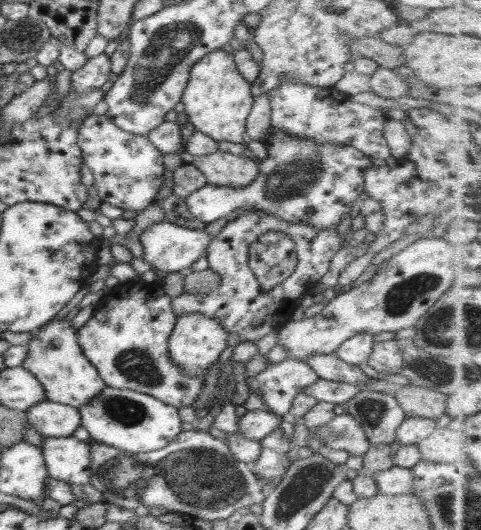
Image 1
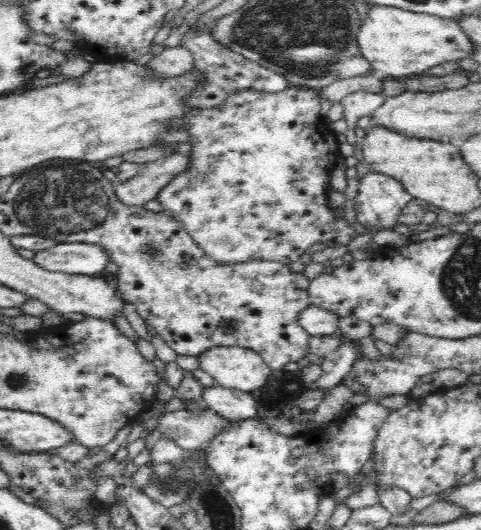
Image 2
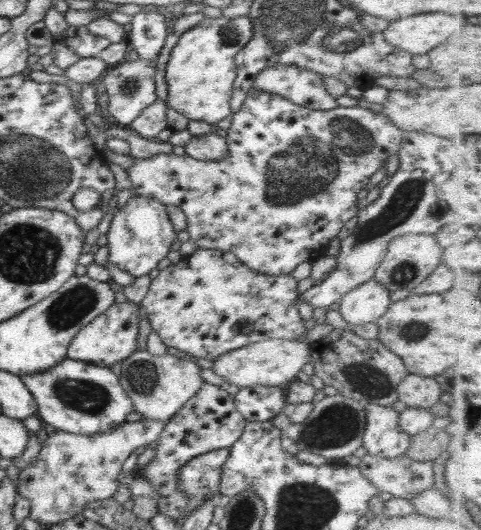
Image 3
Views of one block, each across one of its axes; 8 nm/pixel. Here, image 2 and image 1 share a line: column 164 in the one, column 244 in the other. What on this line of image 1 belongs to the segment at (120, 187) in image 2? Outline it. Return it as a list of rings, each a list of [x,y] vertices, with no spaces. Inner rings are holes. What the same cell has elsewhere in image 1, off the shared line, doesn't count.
[[[220,150],[206,156],[187,157],[214,186],[241,188],[250,186],[259,175],[258,161]]]

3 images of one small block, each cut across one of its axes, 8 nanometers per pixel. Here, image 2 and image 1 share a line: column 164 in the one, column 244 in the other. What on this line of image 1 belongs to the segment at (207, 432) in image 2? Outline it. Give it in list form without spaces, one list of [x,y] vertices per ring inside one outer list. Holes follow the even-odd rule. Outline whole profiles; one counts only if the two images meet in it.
[[[258,409],[246,411],[238,419],[238,430],[240,434],[250,440],[262,440],[268,436],[282,422],[282,417],[270,410]]]

